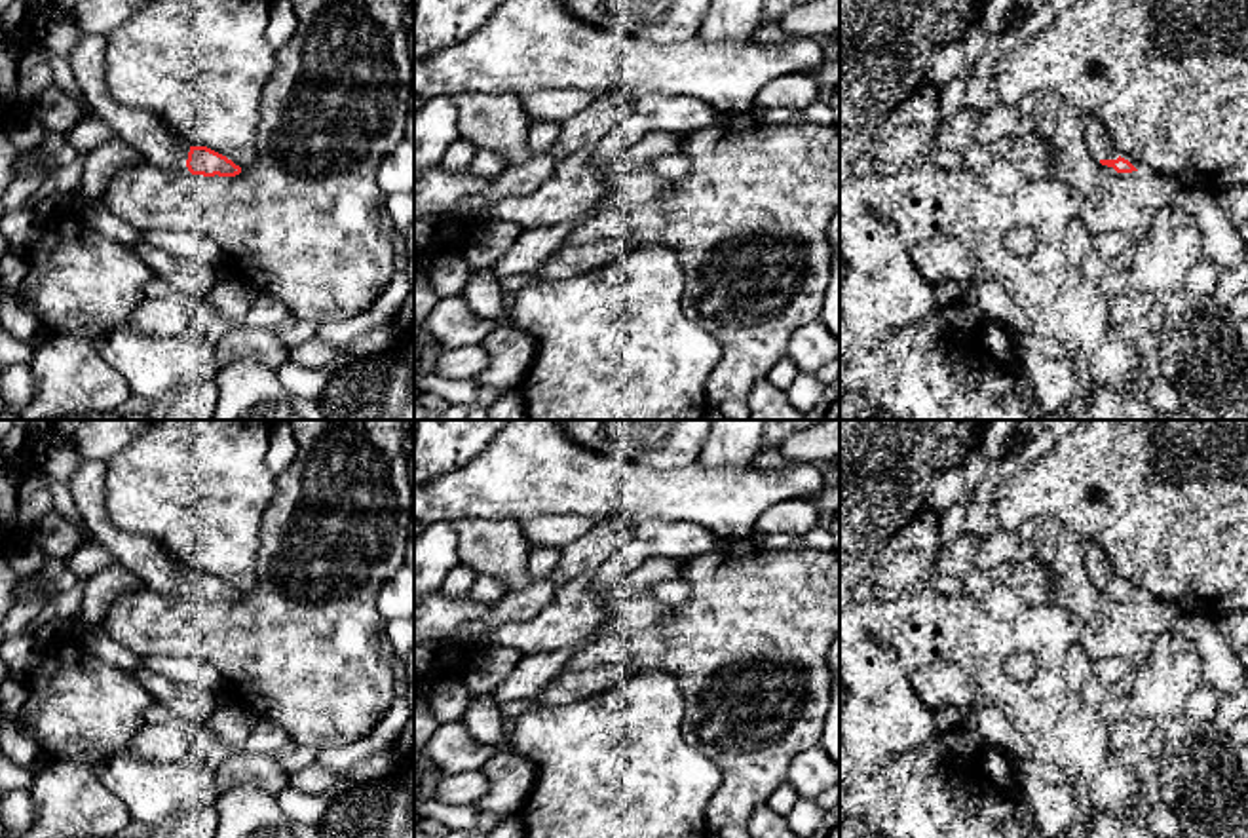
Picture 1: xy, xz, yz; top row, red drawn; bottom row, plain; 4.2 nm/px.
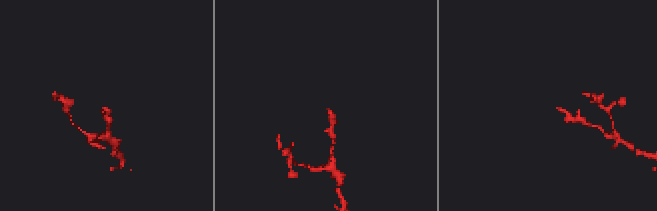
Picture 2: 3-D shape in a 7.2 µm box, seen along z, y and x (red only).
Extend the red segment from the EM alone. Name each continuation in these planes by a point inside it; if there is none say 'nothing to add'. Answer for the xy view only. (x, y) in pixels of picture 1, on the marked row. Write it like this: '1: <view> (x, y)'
1: xy (145, 132)

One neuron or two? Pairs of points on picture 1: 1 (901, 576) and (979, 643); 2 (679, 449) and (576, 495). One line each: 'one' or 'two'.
1: two
2: two

